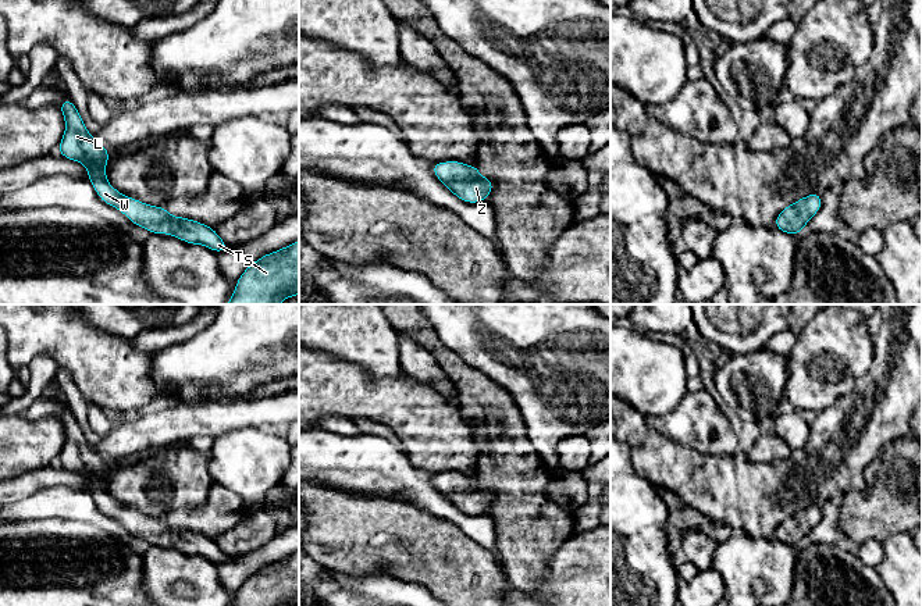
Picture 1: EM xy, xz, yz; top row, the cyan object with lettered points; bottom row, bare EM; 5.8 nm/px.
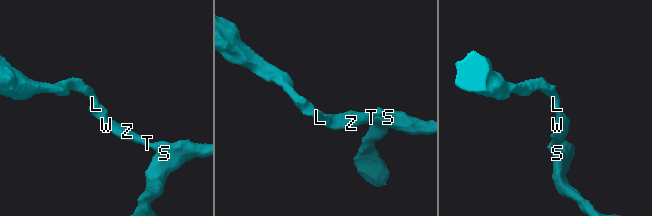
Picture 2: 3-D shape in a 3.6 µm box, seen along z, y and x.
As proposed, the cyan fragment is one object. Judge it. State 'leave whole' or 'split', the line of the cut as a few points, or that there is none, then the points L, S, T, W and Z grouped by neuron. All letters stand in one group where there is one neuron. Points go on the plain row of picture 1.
leave whole; cut none; groups L S T W Z

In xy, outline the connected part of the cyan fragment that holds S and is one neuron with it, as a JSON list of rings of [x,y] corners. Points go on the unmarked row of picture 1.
[[[299,552],[250,575],[238,589],[234,606],[299,606]]]

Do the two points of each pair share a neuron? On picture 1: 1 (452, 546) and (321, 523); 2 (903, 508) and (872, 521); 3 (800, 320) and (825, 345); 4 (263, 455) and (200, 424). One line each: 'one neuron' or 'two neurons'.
1: one neuron
2: one neuron
3: two neurons
4: two neurons

